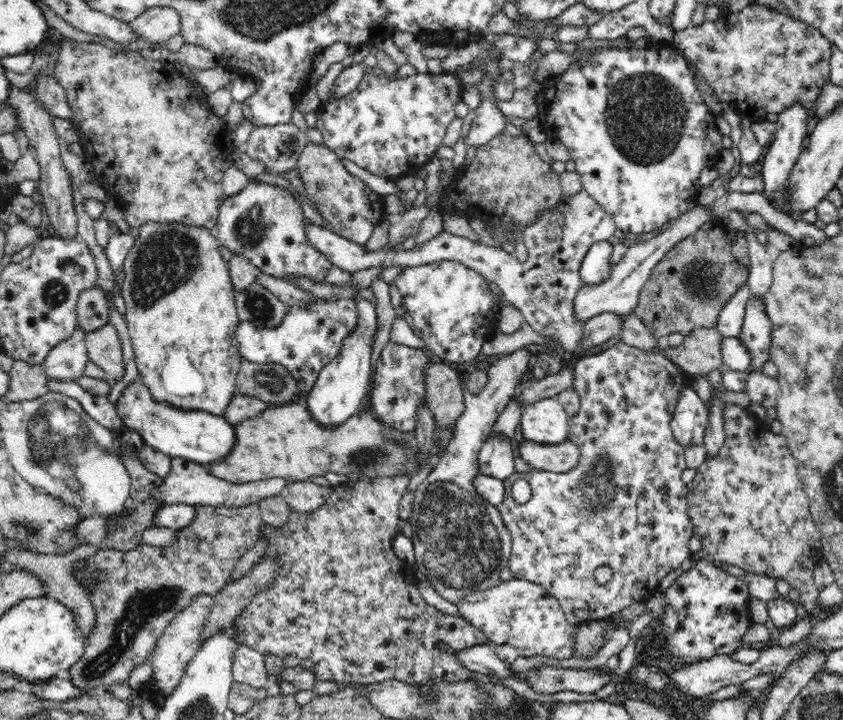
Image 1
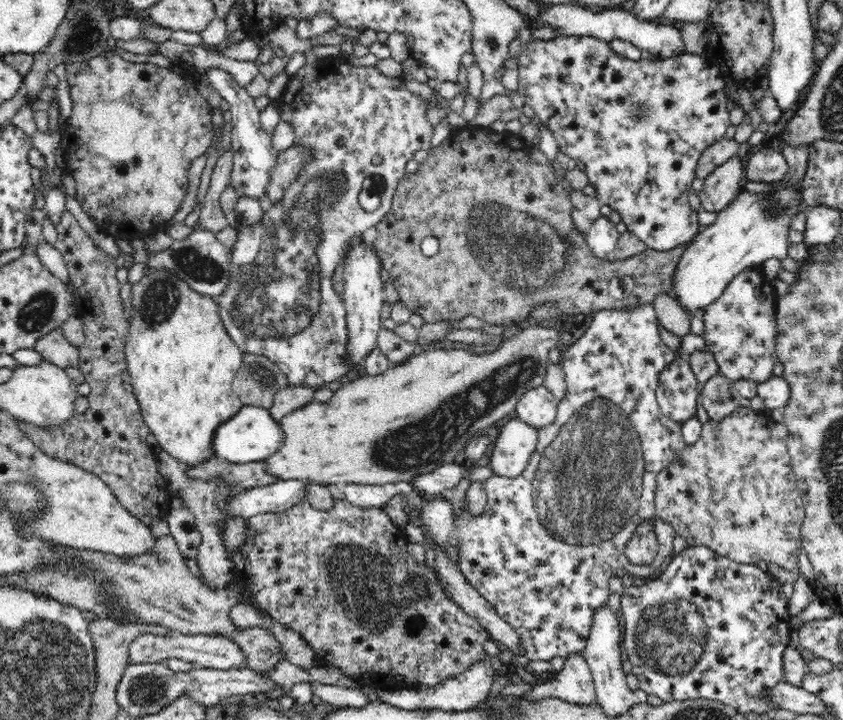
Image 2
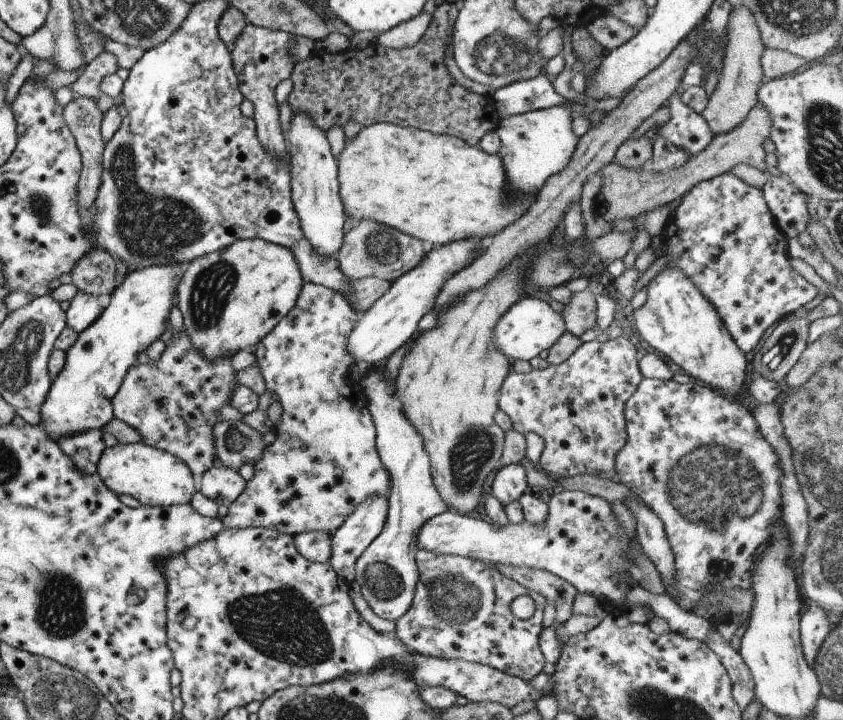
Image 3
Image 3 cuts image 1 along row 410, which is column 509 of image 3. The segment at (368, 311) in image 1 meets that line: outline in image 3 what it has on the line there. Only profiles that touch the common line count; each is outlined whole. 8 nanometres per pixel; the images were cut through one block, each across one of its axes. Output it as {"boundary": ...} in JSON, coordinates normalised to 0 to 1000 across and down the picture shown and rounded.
{"boundary":[[[628,411],[616,414],[598,436],[594,436],[590,450],[585,453],[582,475],[587,486],[592,486],[605,504],[611,500],[628,501],[638,494],[639,489],[649,488],[669,460],[669,446],[664,436],[657,433],[644,417]]]}

